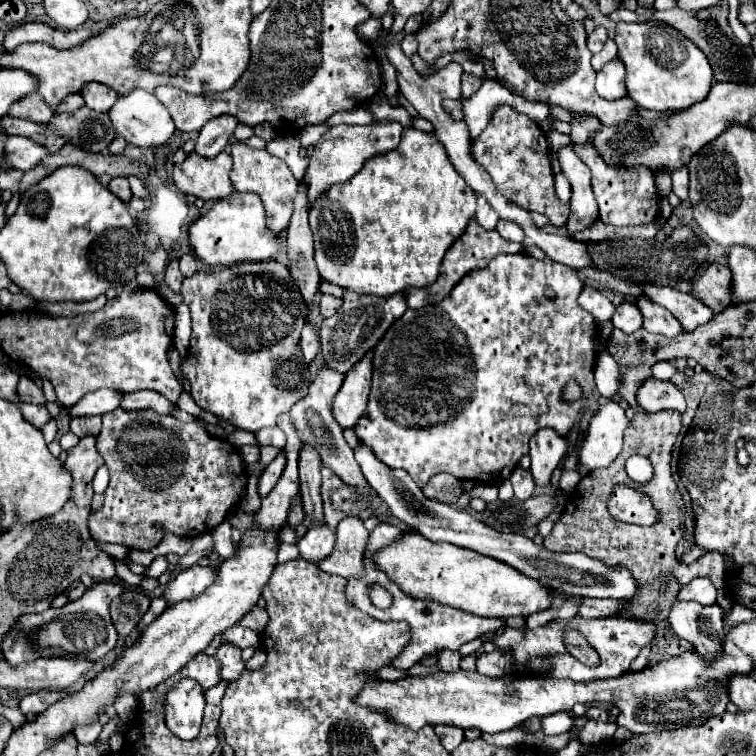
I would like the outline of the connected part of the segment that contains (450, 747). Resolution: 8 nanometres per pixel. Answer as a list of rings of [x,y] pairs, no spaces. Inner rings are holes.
[[[447,724],[435,726],[435,734],[439,736],[439,740],[441,740],[441,744],[443,744],[443,748],[445,748],[447,752],[453,752],[453,750],[463,742],[463,730],[451,728],[451,726],[447,726]]]

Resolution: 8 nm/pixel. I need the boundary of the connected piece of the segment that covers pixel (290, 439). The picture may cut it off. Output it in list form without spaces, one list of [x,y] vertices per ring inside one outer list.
[[[289,414],[279,416],[277,426],[285,432],[287,436],[287,444],[285,444],[285,452],[287,452],[287,466],[277,482],[277,486],[263,498],[261,510],[255,514],[255,524],[259,524],[259,528],[267,530],[275,530],[275,528],[283,528],[287,522],[287,510],[289,504],[295,496],[295,492],[299,490],[299,476],[297,476],[297,462],[299,462],[299,452],[301,452],[301,442],[291,426]]]

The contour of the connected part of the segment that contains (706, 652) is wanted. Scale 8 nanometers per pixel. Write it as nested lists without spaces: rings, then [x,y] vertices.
[[[673,600],[669,624],[673,632],[689,640],[703,658],[711,660],[719,652],[725,630],[723,612],[717,604],[701,606],[699,602]]]

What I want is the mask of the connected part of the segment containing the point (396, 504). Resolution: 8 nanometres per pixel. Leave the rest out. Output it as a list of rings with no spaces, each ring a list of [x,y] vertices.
[[[363,444],[355,448],[355,460],[359,462],[367,482],[375,488],[375,492],[389,506],[391,514],[433,542],[441,540],[441,542],[449,542],[449,544],[497,558],[497,560],[517,568],[519,572],[523,572],[531,578],[537,578],[543,584],[547,584],[567,596],[623,598],[623,600],[635,600],[639,596],[639,586],[635,584],[635,578],[623,566],[607,566],[601,560],[589,558],[579,552],[549,552],[545,546],[537,546],[525,534],[501,534],[501,532],[481,524],[475,516],[471,516],[465,510],[455,510],[451,504],[443,504],[439,500],[425,498],[421,488],[411,480],[411,476],[405,470],[395,470],[395,468],[387,468],[385,464],[379,464],[379,460],[371,452],[371,448],[367,448]]]

